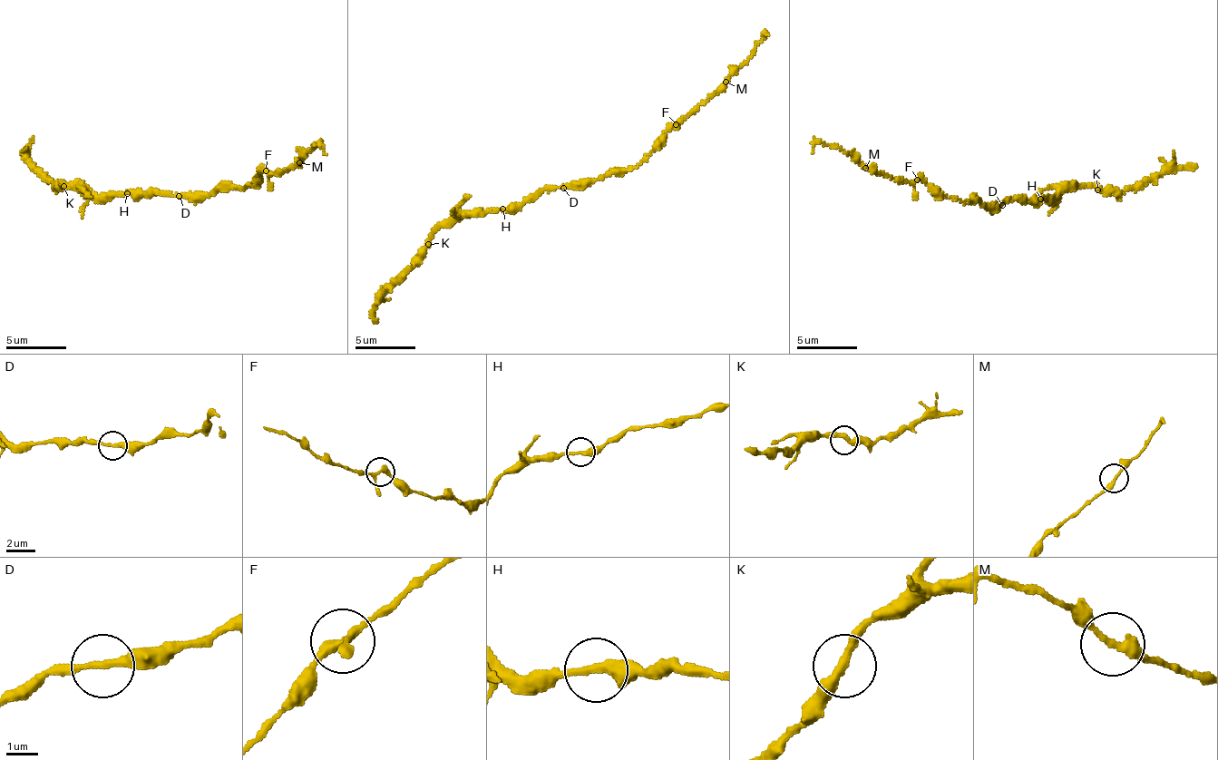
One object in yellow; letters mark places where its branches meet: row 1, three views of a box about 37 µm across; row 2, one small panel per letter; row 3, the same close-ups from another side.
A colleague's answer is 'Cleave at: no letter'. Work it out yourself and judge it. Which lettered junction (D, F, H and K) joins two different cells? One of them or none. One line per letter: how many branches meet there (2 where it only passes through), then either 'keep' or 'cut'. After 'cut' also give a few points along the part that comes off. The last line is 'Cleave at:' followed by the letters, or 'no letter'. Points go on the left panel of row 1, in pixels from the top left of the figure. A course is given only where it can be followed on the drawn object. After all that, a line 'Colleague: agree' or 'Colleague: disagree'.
D: 2 | keep
F: 3 | keep
H: 2 | keep
K: 2 | keep
Cleave at: no letter
Colleague: agree

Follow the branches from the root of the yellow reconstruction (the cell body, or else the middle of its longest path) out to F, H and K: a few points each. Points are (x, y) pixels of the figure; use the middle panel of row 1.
F: (563, 185), (586, 186), (597, 180), (602, 180), (609, 173), (630, 170), (677, 125)
H: (563, 185), (560, 188), (545, 187), (521, 203), (502, 209)
K: (563, 185), (545, 187), (506, 209), (454, 213), (432, 235), (428, 244)

